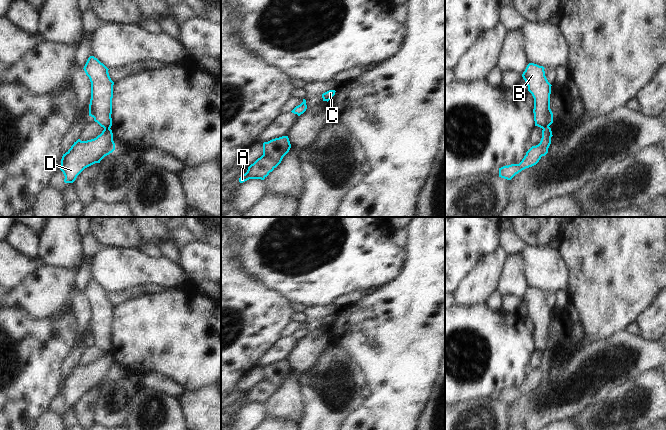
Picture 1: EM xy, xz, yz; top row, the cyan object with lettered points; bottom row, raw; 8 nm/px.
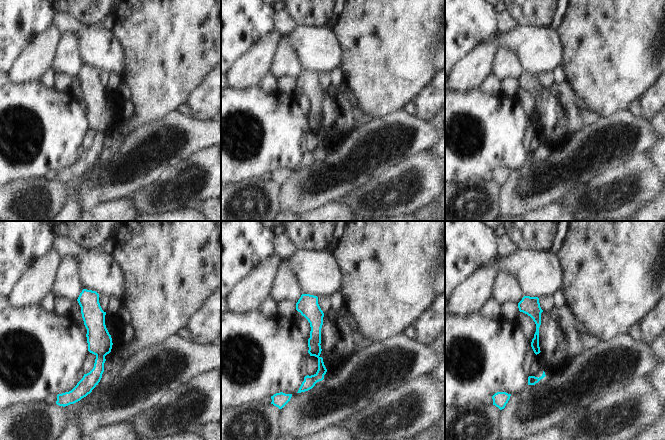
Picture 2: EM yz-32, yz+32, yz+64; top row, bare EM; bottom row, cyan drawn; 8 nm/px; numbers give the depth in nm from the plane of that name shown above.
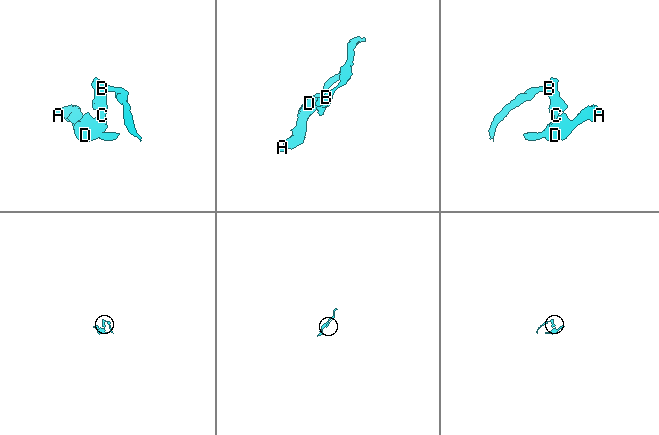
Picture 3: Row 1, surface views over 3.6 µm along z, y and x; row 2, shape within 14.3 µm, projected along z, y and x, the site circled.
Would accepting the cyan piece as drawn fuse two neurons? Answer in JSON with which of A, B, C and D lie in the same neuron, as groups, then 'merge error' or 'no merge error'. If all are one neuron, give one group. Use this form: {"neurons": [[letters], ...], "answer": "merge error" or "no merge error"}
{"neurons": [["A", "C", "D"], ["B"]], "answer": "merge error"}

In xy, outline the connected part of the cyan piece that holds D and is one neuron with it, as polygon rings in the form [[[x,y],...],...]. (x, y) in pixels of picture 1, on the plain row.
[[[104,353],[96,362],[81,365],[78,363],[71,372],[62,380],[60,394],[63,396],[65,407],[73,407],[77,400],[87,391],[100,387],[100,385],[115,374],[113,357],[111,353]]]

